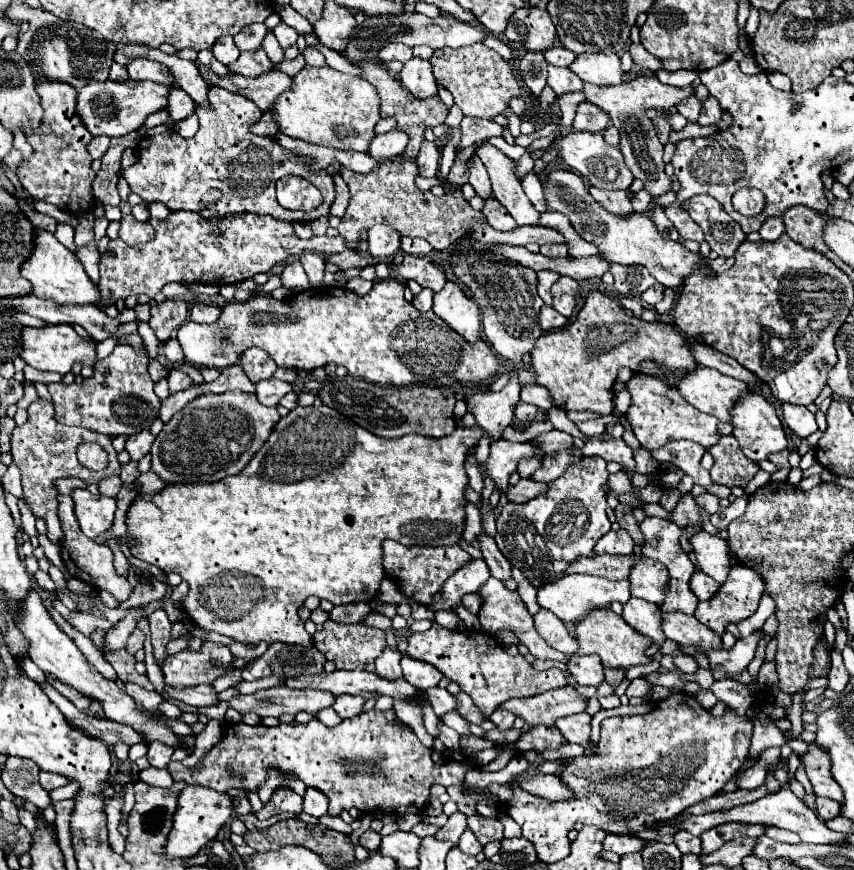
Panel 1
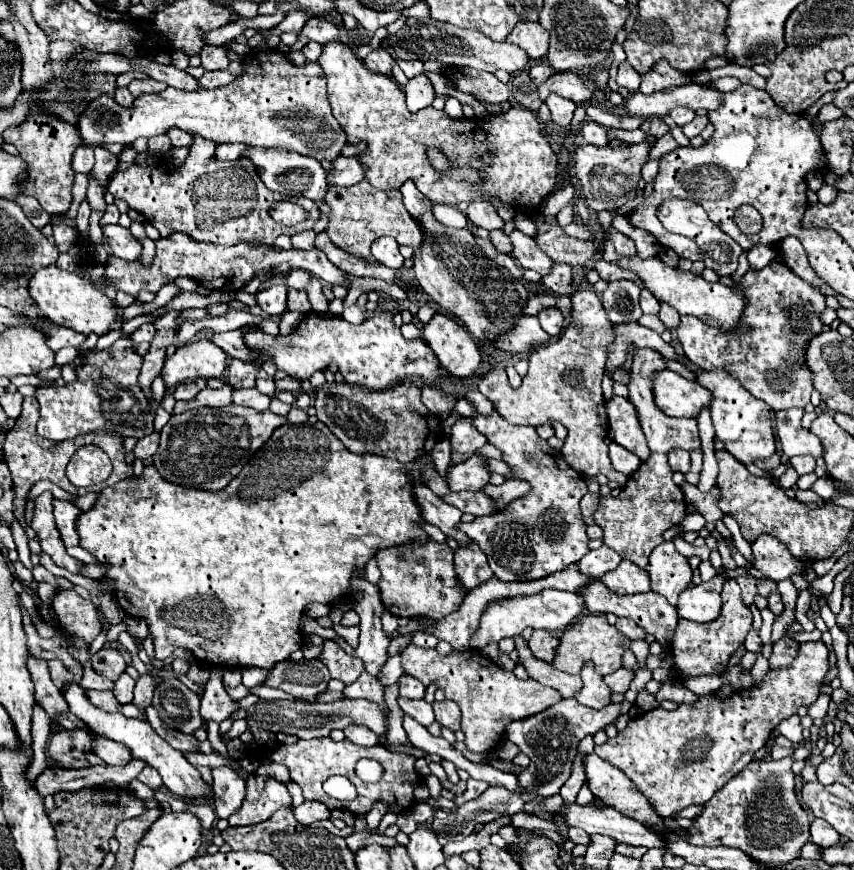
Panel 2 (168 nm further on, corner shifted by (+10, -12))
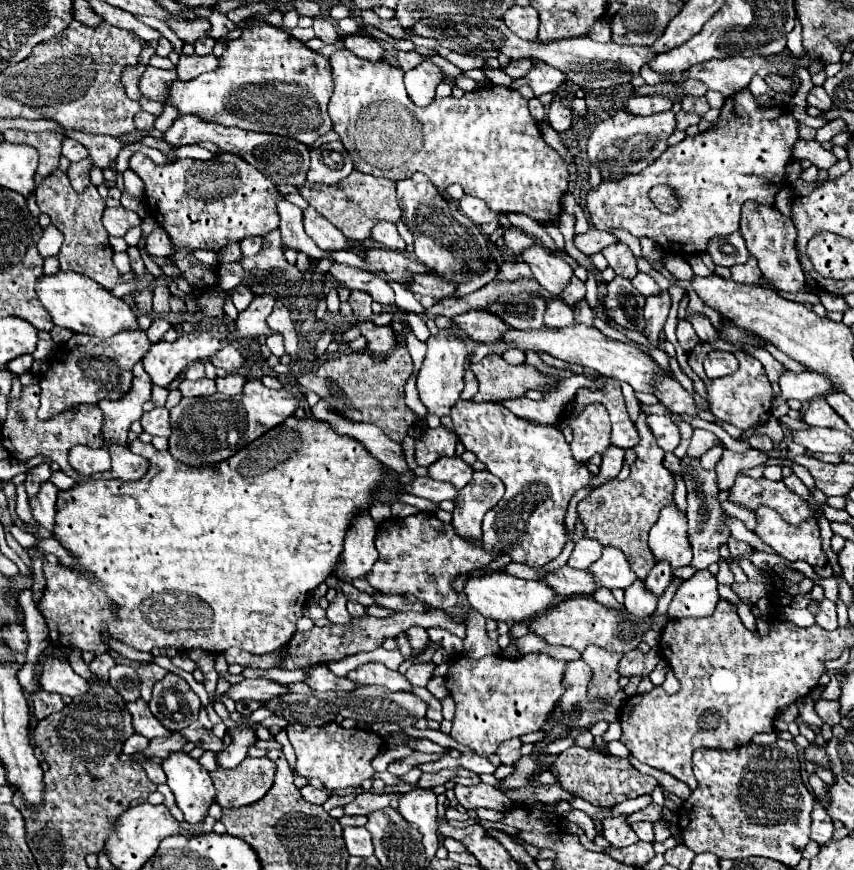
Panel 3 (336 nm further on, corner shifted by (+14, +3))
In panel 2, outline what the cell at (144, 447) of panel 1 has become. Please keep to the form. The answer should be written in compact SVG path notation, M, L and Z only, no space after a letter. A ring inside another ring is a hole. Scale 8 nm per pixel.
M151 433L137 441L133 455L135 455L135 459L145 459L145 457L151 457L157 451L157 447L159 447L159 433Z

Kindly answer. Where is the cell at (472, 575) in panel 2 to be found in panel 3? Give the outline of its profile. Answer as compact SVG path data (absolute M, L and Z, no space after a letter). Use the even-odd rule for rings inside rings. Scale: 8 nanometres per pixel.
M487 470L473 472L473 480L459 492L453 510L453 526L467 540L481 538L483 516L501 500L503 482Z

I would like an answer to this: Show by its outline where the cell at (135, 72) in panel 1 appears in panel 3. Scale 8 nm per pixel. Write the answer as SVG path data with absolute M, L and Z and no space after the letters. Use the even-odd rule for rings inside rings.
M147 66L145 74L141 76L141 82L139 82L141 94L149 100L157 100L157 102L165 104L165 100L169 96L169 84L175 78L177 78L177 70L159 70L159 68Z

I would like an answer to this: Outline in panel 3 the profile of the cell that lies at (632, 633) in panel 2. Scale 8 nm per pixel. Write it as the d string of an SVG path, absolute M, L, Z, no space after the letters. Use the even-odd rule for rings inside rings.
M635 580L635 584L631 584L625 590L625 608L627 612L647 618L655 612L657 608L657 598L651 596L651 592L645 588L643 580Z

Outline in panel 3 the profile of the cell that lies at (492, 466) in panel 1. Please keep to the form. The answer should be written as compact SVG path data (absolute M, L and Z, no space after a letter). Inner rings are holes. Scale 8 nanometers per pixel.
M455 456L437 460L427 468L427 472L429 472L429 478L439 482L449 482L457 490L461 490L473 476L473 470L469 468L469 464L465 464L461 458L455 458Z

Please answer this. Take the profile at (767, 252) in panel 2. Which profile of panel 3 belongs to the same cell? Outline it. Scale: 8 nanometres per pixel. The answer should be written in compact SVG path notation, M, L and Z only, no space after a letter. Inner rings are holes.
M751 256L749 262L733 266L731 268L731 280L737 280L739 284L761 284L761 270L757 268L757 260Z

